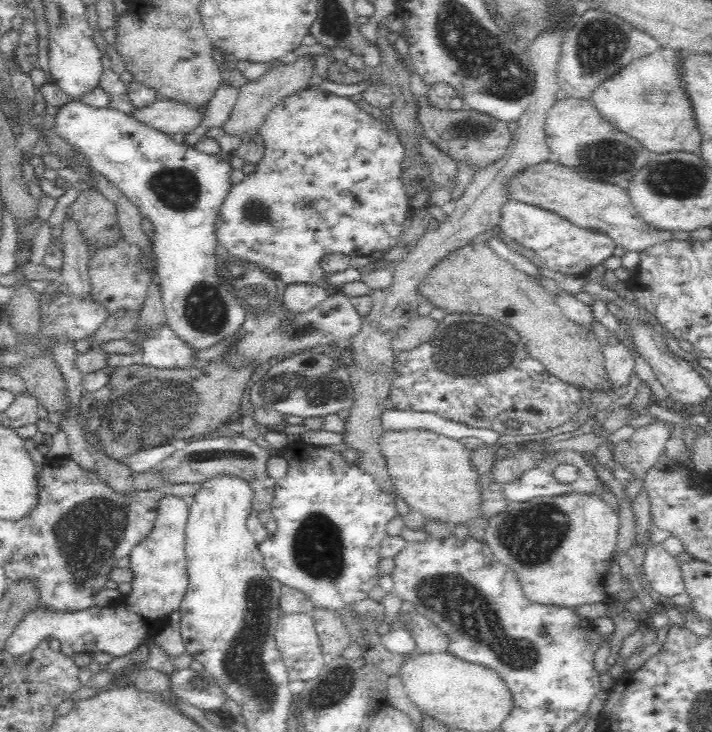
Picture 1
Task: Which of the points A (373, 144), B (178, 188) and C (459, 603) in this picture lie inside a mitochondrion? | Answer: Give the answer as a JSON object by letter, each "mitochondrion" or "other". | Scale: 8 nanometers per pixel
{"A":"other","B":"mitochondrion","C":"mitochondrion"}

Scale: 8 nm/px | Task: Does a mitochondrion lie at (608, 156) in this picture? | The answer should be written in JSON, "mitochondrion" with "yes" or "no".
{"mitochondrion":"yes"}

